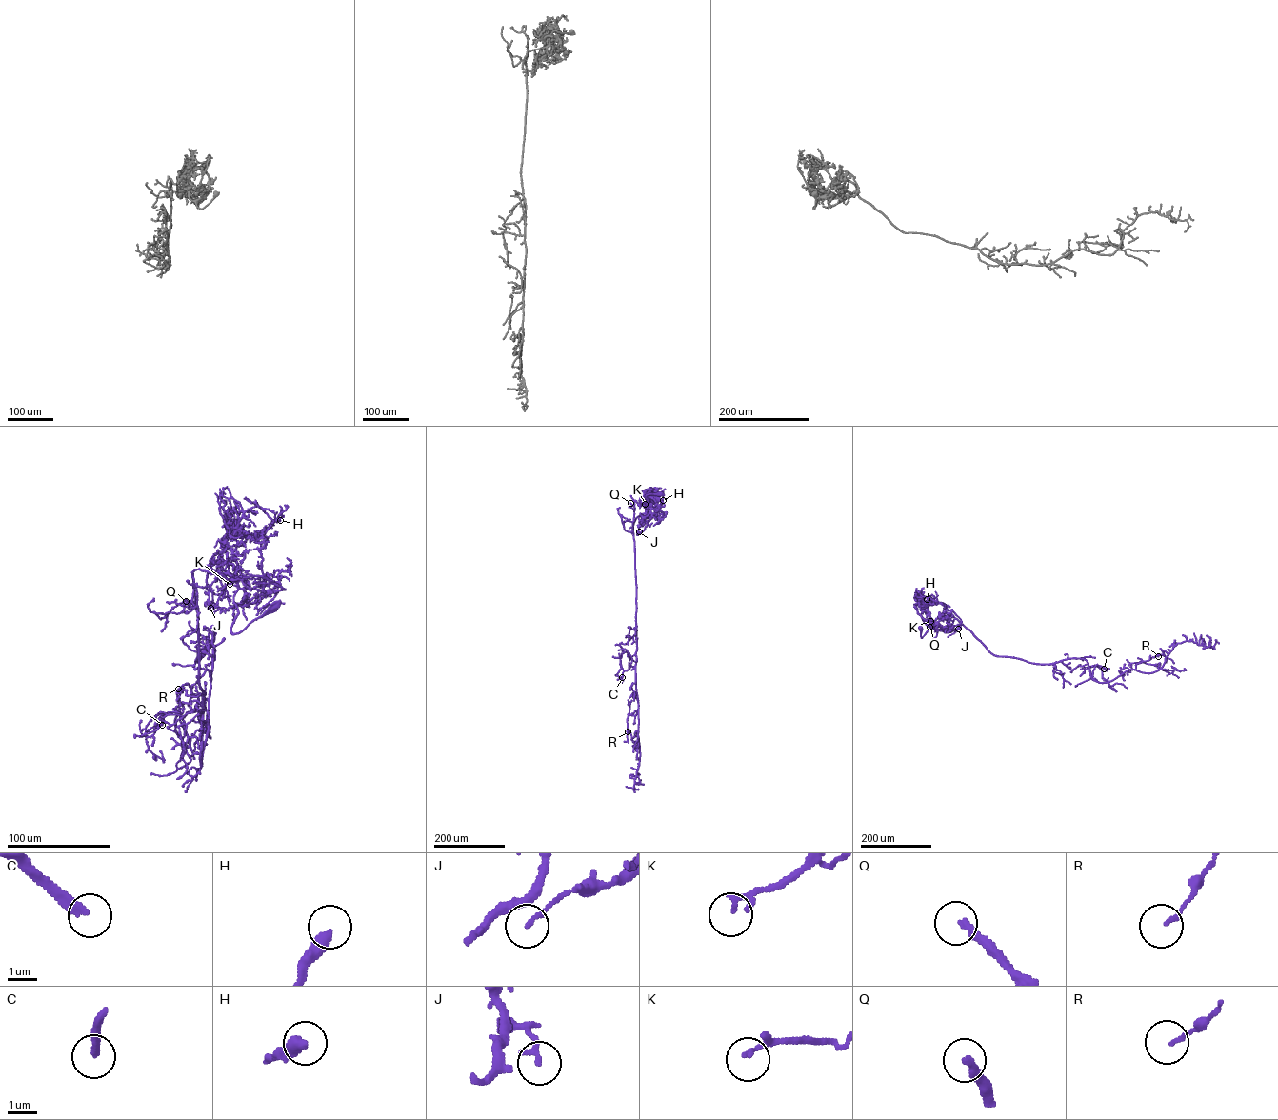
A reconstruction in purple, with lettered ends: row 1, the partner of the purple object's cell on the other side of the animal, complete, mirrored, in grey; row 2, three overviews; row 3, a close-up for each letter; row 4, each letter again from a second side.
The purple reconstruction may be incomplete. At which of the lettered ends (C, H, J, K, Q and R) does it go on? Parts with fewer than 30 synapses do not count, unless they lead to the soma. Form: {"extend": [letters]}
{"extend": ["C", "K", "Q"]}

